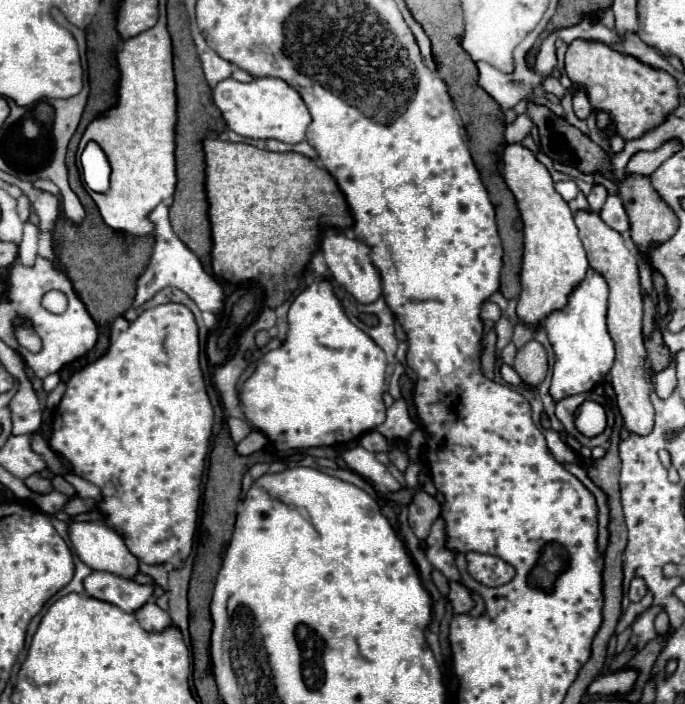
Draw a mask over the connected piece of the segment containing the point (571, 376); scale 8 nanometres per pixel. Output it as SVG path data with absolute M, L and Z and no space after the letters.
M588 269L588 275L568 295L568 303L562 309L552 311L544 319L548 339L556 353L556 365L550 385L550 395L554 397L554 401L590 391L610 371L614 363L614 343L606 329L606 301L608 285L604 277Z

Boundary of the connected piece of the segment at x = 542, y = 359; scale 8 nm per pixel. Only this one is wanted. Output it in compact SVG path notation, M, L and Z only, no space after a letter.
M536 339L528 341L518 351L516 361L514 361L514 369L522 377L524 383L528 383L532 387L542 383L546 373L548 373L548 353L546 353L546 349Z

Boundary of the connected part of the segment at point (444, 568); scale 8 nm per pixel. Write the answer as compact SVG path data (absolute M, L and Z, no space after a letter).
M436 519L434 525L432 525L432 529L430 529L430 535L428 535L428 539L426 539L426 545L428 545L426 557L428 557L428 561L432 563L432 567L436 567L438 571L444 573L446 579L450 579L450 581L460 581L458 569L456 569L456 565L454 565L454 557L452 557L452 553L444 547L444 537L446 537L446 533L444 533L444 521L442 521L442 519Z

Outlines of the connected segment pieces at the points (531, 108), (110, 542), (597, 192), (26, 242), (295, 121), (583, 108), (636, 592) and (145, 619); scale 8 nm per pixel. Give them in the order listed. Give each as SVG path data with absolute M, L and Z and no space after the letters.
M528 103L528 117L536 123L536 127L540 131L540 147L548 157L552 157L554 161L564 161L568 165L574 165L584 173L602 171L606 177L612 177L610 165L608 165L608 155L588 135L584 135L574 125L570 125L566 119L554 115L548 107L542 107L536 103Z
M100 521L70 523L70 541L78 557L94 571L114 573L124 579L134 579L138 559L124 545L124 539Z
M594 185L592 187L592 193L588 195L588 203L590 203L590 211L594 211L594 213L598 213L600 211L600 207L604 205L604 201L606 201L606 187L604 185Z
M26 223L23 230L22 243L19 245L18 261L22 265L32 265L38 255L38 229L34 223Z
M260 77L250 83L236 79L224 79L214 87L214 103L222 111L226 125L244 137L252 139L278 139L282 143L300 143L306 137L306 129L312 123L308 107L300 93L282 79Z
M578 87L574 91L574 113L580 117L580 119L586 119L590 113L592 113L592 105L588 101L588 95L586 95L586 89L584 87Z
M632 579L630 593L628 593L630 601L640 601L644 595L646 595L646 583L642 579Z
M148 601L144 607L134 611L134 617L146 631L162 631L168 625L172 625L170 615L164 609L160 609L154 601Z

